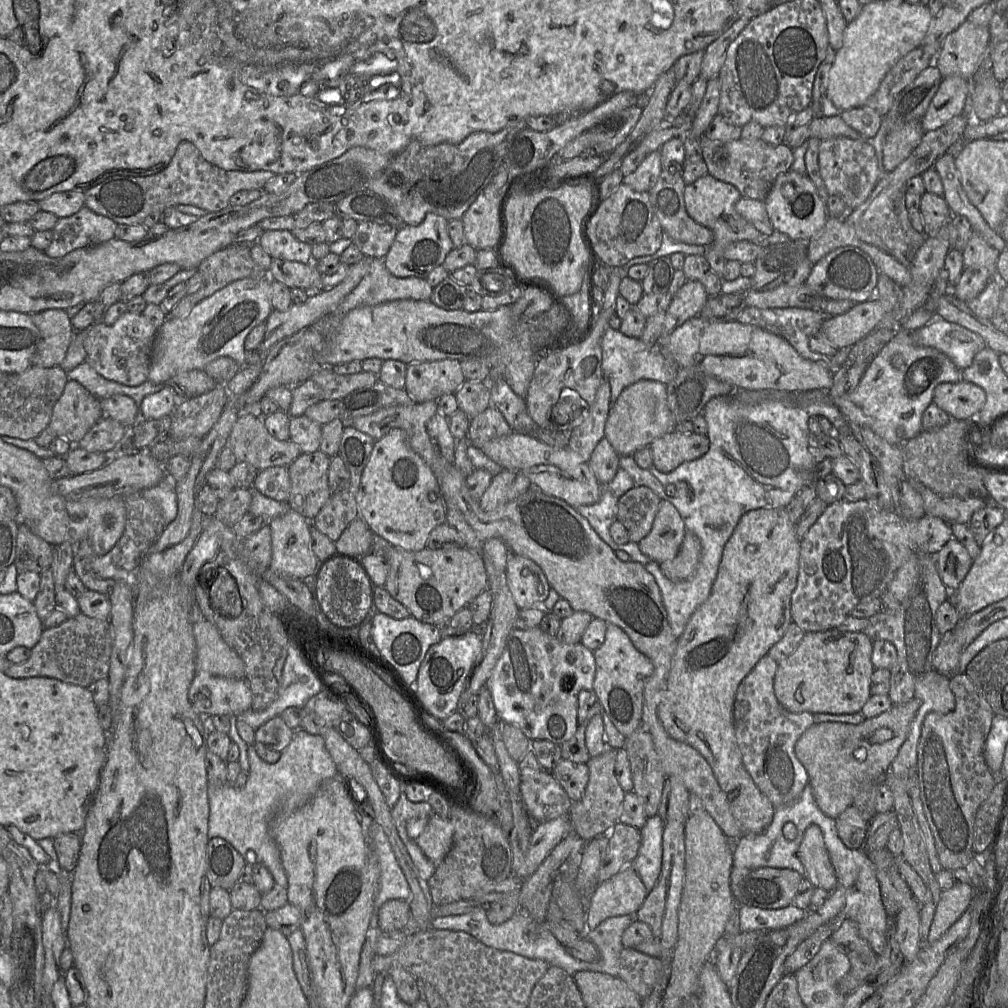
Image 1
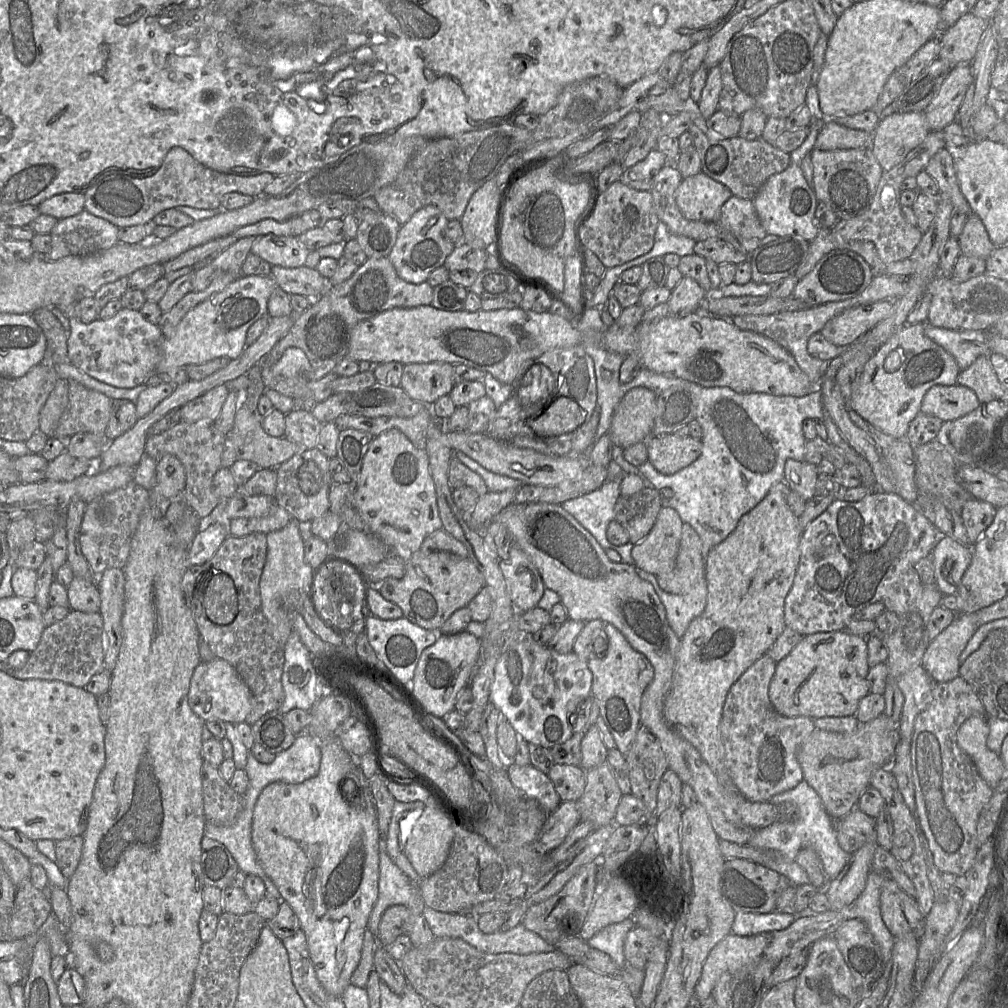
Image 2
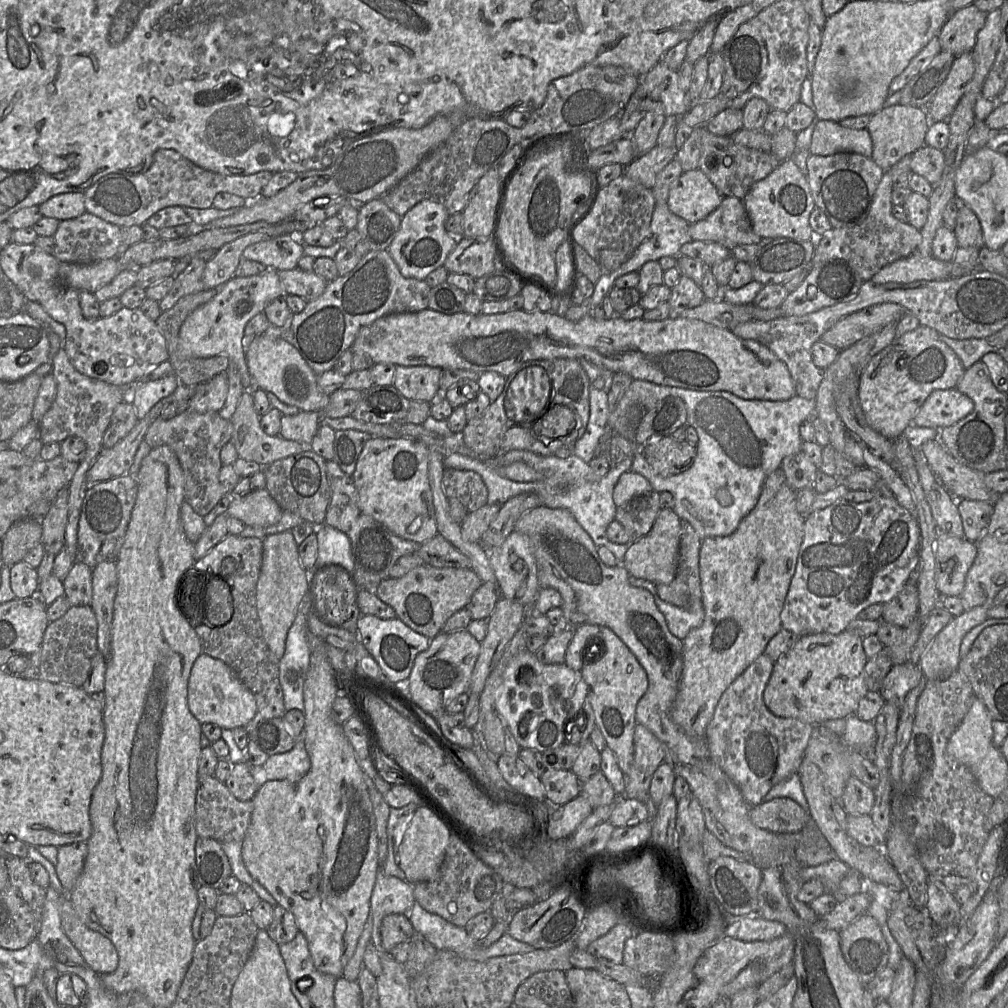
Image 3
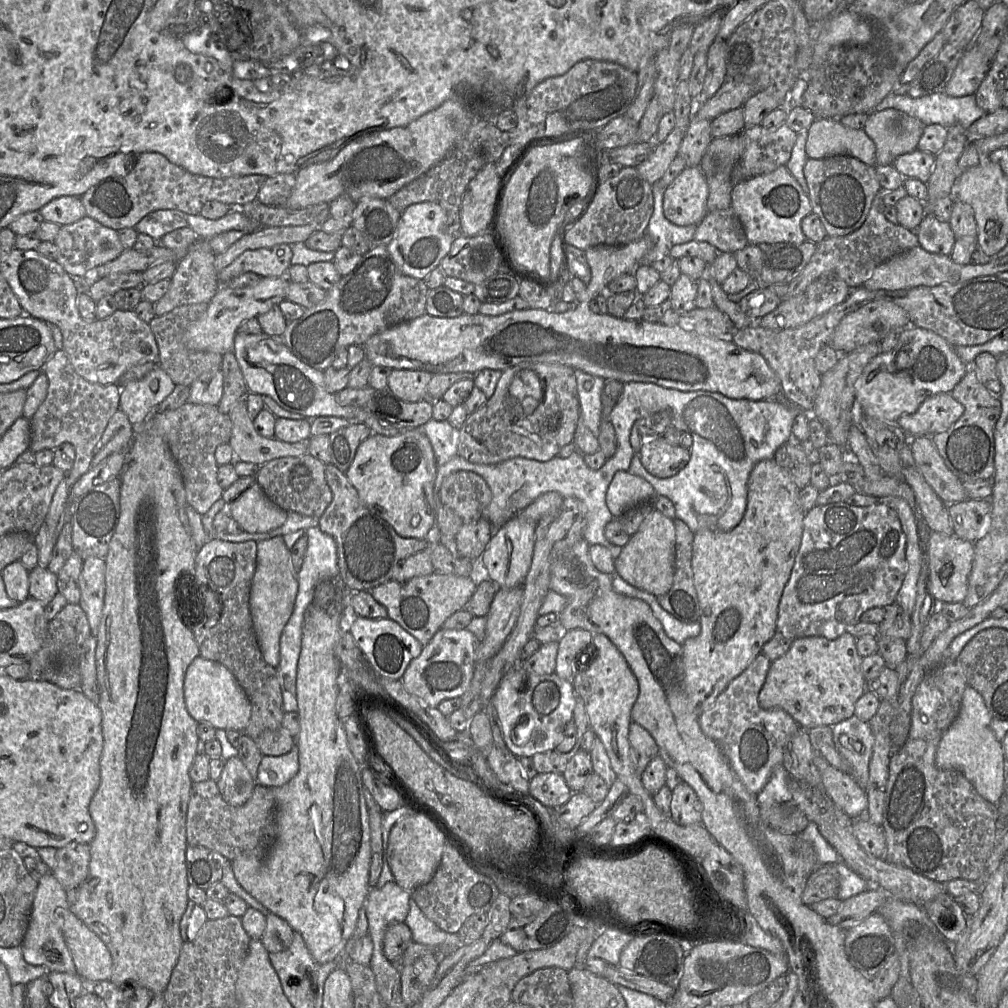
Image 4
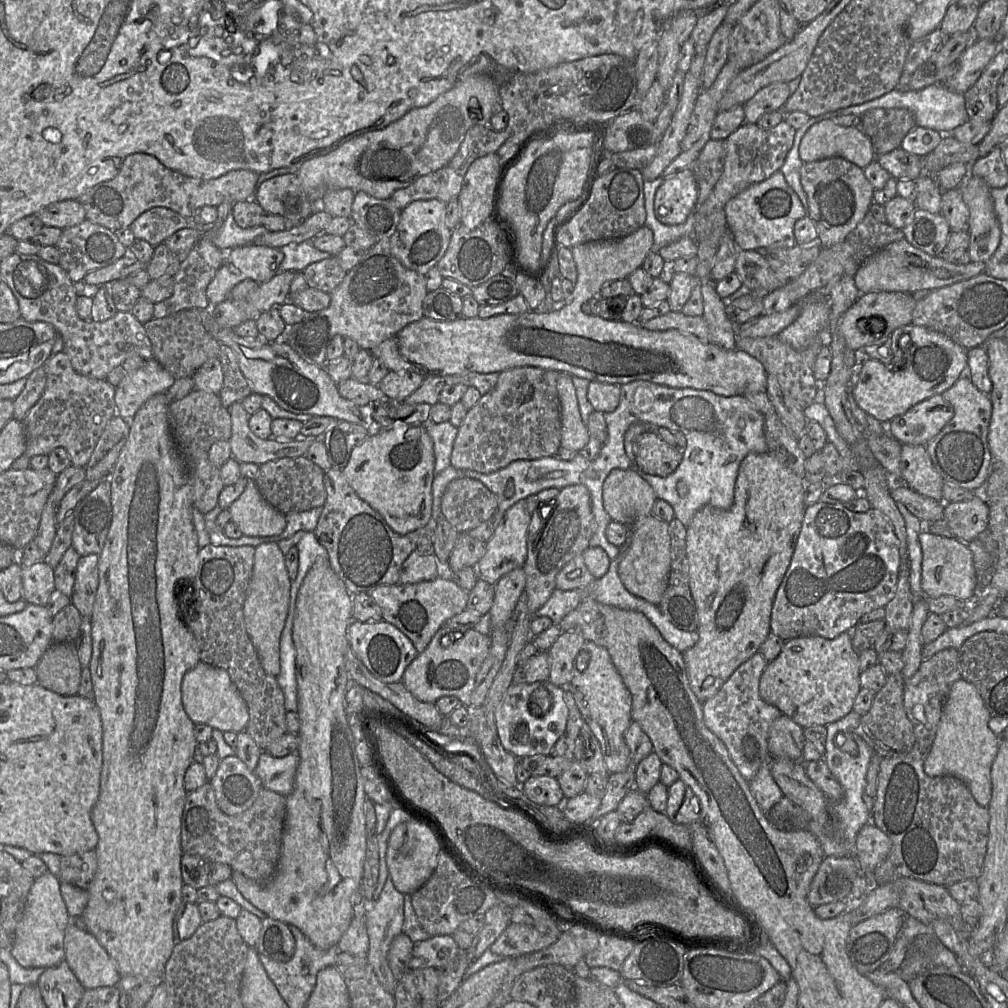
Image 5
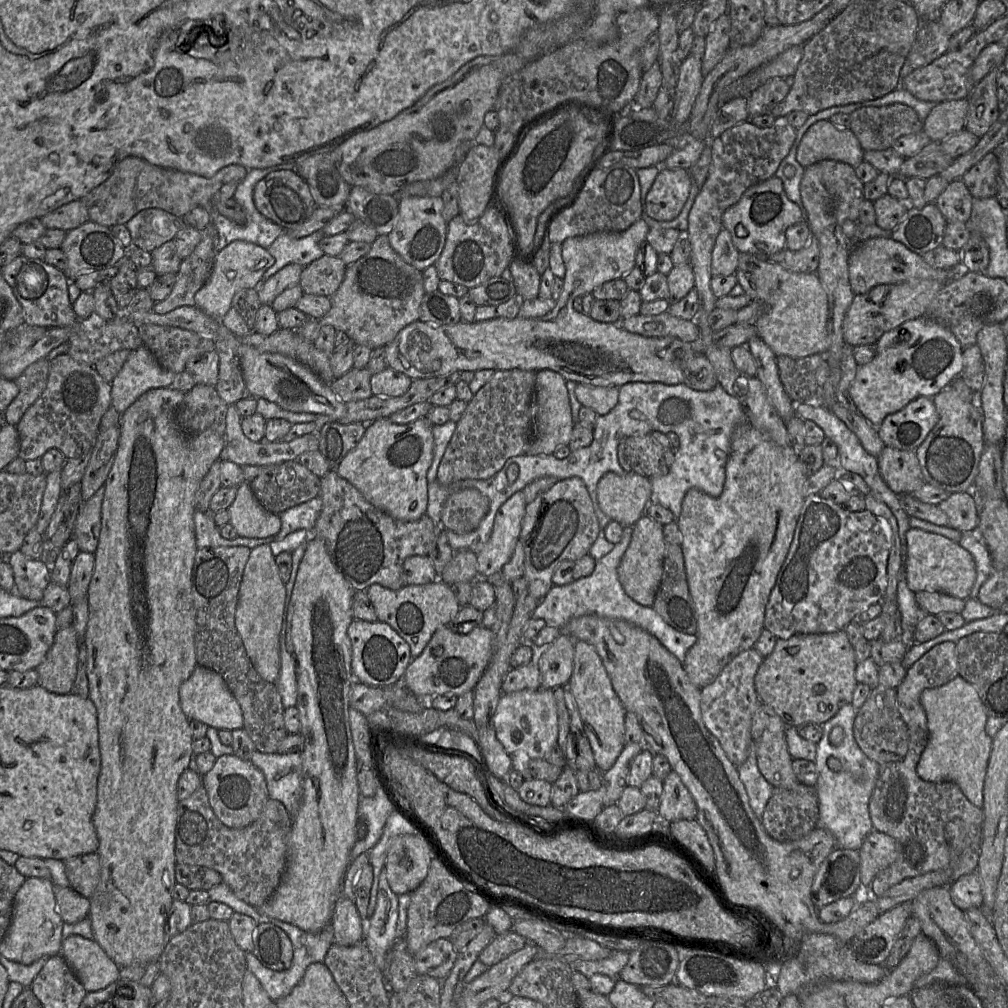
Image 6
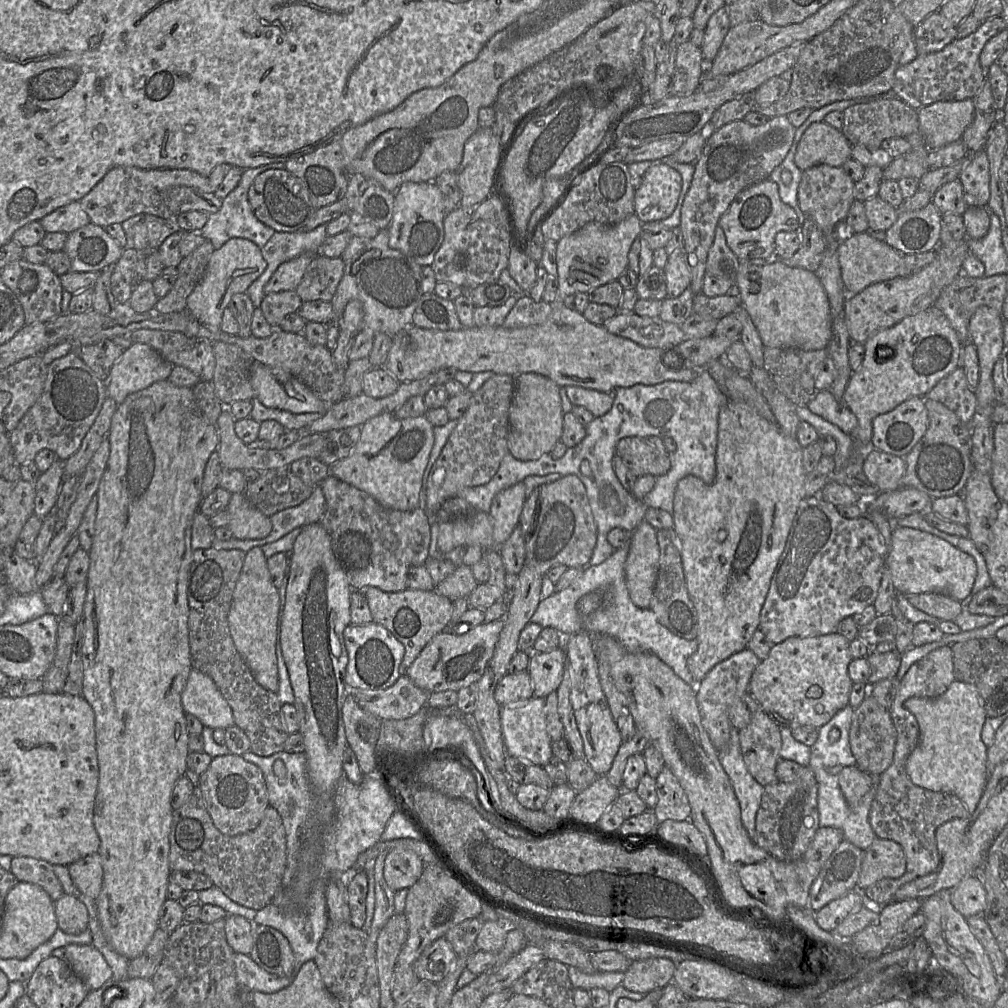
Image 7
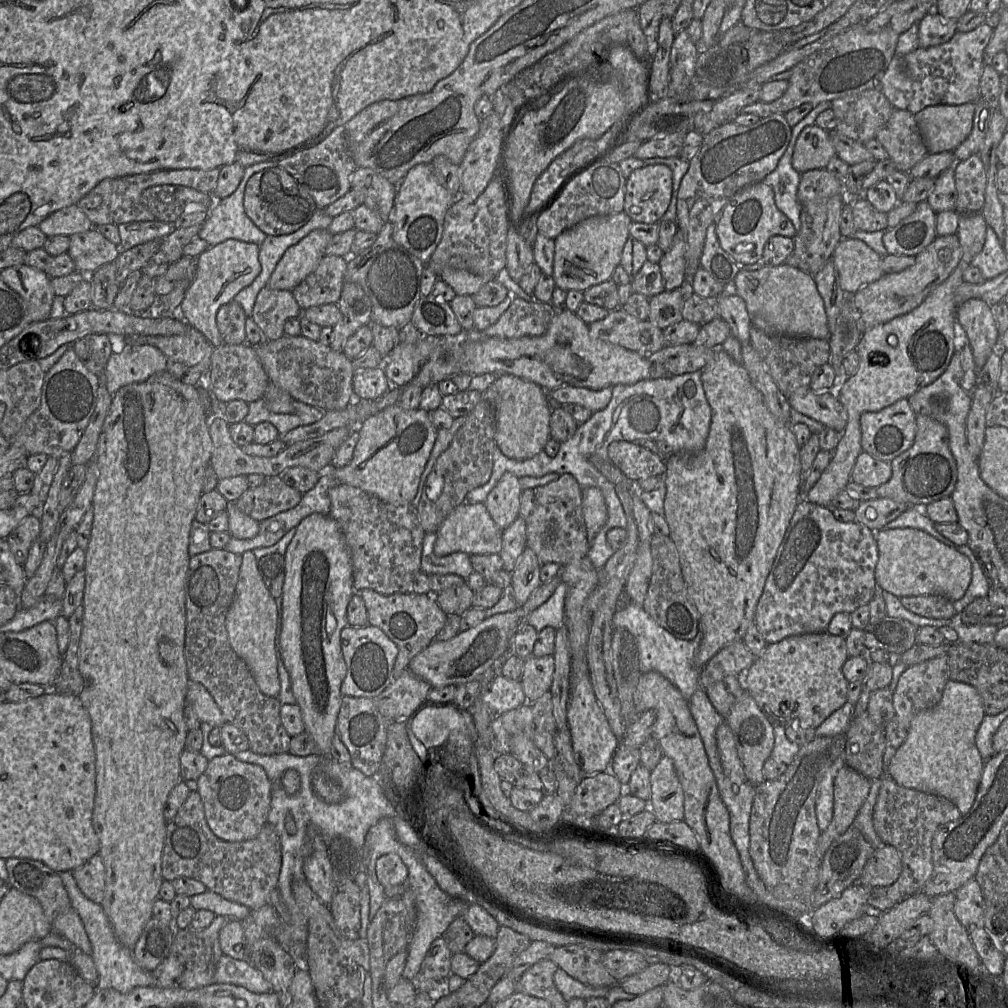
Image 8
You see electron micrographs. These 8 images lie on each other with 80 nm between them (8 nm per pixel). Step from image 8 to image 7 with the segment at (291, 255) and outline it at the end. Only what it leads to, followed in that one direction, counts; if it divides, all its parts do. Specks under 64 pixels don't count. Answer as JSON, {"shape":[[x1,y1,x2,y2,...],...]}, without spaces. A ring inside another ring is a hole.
{"shape":[[304,253,282,263,265,285,265,294,295,290,315,256]]}

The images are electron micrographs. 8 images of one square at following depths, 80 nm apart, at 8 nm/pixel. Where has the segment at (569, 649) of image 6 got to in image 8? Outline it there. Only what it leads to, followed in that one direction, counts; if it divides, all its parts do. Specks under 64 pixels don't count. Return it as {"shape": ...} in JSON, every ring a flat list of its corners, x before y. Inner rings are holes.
{"shape":[[553,654,542,657,532,655,525,660,519,681,522,684,527,703,537,701,549,691,554,670,555,659]]}

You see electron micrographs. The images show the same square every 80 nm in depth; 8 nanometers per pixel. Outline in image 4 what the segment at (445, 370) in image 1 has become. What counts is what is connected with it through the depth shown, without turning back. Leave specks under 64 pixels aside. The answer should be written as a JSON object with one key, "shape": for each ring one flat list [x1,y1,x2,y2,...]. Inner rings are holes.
{"shape":[[393,369,387,387,405,402,418,402,427,398,427,386,433,375,427,371]]}

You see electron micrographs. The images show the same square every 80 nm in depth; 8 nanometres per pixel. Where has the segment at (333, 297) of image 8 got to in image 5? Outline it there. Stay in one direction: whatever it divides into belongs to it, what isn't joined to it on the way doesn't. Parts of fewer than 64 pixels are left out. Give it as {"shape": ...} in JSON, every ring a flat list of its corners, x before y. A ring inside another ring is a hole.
{"shape":[[336,256,314,262,302,272,308,287,328,294,341,283,346,275]]}

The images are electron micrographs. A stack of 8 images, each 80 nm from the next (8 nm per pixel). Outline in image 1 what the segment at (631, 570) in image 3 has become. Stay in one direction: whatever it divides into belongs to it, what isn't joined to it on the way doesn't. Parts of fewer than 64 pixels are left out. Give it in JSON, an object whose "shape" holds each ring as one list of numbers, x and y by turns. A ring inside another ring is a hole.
{"shape":[[661,500,651,531,638,545,640,551,658,564,672,560,678,554,686,532,678,510,667,500]]}

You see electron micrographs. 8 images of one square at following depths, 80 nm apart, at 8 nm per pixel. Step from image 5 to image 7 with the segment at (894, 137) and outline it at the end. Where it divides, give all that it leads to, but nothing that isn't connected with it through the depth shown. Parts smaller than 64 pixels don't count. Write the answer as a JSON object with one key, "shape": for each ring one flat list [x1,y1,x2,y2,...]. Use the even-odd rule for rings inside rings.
{"shape":[[879,98,869,103,859,103,843,112,842,133,852,145,880,148,883,141,894,137,906,137,919,131,918,111,899,98]]}

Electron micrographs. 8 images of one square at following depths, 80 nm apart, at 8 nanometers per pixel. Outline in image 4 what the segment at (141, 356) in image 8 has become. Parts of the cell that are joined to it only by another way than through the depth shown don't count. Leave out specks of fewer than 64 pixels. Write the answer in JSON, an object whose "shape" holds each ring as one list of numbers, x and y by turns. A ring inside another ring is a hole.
{"shape":[[156,366,142,379,127,382,120,390,119,409,135,427,148,421,154,409,175,388,170,376]]}

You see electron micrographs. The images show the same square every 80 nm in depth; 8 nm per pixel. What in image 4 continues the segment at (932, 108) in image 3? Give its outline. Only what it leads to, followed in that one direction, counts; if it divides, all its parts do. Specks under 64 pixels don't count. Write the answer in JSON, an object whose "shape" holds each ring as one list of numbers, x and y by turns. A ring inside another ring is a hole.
{"shape":[[971,44,965,49,944,92,953,97,974,94,987,74,990,63,976,44]]}

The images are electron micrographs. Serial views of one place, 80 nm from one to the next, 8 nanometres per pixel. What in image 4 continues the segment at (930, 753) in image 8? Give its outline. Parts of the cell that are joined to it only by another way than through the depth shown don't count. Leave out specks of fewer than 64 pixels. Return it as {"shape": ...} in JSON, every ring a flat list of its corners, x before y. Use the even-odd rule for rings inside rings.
{"shape":[[967,685,959,714,939,742,935,764,942,770,961,772,983,799,997,804,1005,789,1005,757,1001,742,996,739,990,727,991,720,992,716,983,697]]}

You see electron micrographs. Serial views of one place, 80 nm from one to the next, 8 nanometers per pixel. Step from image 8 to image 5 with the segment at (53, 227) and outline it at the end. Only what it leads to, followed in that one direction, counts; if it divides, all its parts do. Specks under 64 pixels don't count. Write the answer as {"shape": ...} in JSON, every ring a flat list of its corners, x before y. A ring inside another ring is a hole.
{"shape":[[68,199,52,203,36,213,46,226,69,228,86,219,85,208,77,199]]}

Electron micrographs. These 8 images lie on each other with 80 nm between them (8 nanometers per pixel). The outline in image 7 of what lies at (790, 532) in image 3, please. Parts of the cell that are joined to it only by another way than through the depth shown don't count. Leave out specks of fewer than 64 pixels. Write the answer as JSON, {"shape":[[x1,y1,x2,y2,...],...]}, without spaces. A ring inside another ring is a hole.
{"shape":[[730,399,727,404,720,409,718,416,715,457,716,477,714,482,712,484,706,484,700,478,688,475,680,479,677,483,673,500,673,529,678,539,687,589,698,615,698,647,687,661,688,669,695,684,698,684,716,664,727,659,732,654,747,648,747,644,752,635,759,629,761,609,767,597,774,570,785,548,800,502,806,496,805,481,807,474,802,462,802,448,797,438,786,435,778,425,774,425,767,421,750,405,742,401]]}

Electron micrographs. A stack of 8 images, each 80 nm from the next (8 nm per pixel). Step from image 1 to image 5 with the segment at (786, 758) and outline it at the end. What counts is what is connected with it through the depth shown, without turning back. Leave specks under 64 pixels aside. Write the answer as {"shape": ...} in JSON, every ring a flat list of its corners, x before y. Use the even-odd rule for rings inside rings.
{"shape":[[755,653,735,670,712,698,702,703,705,725,723,742,731,760,748,782,771,757,768,749,770,727,783,715,775,706,767,704,759,693,760,678,767,664,761,653]]}

